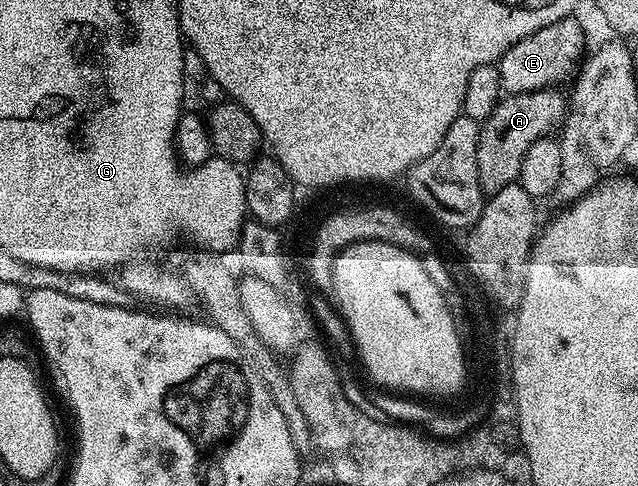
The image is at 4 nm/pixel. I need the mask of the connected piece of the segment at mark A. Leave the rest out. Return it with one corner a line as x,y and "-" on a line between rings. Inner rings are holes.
542,88
536,92
516,92
504,95
500,99
499,104
495,107
494,114
487,120
482,121
479,129
477,174
484,193
496,192
518,181
521,162
525,158
529,146
533,146
533,142
537,142
542,136
551,136
564,123
564,117
568,113
568,105
568,97
564,94
562,96
559,90
555,88

